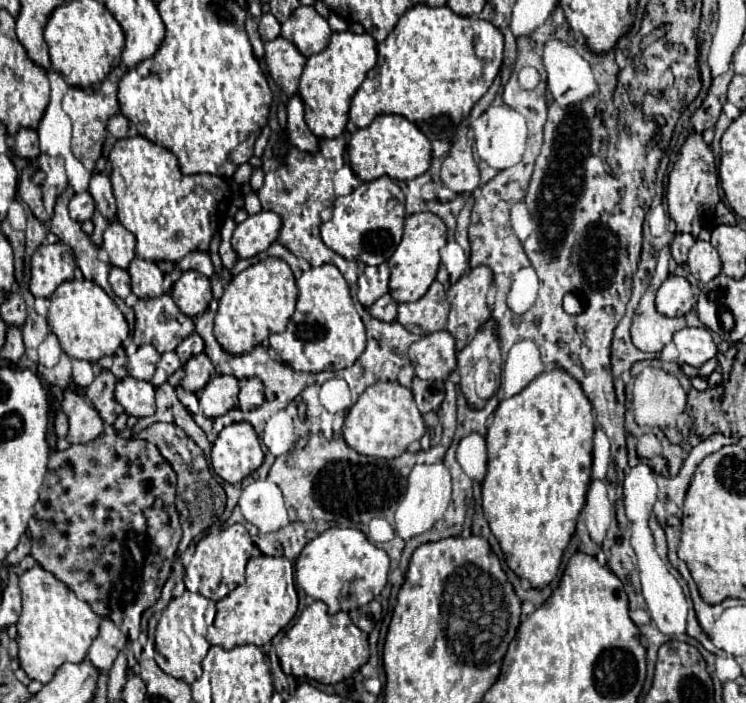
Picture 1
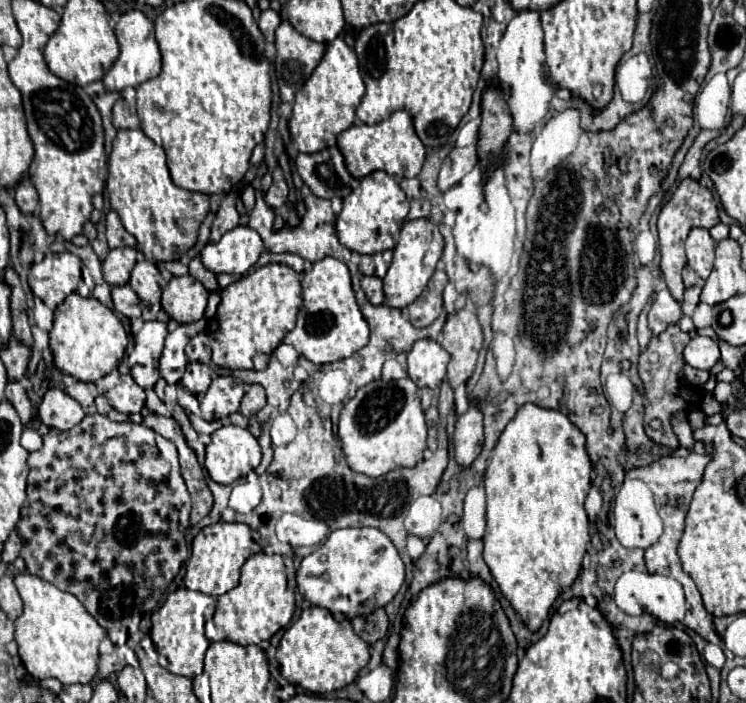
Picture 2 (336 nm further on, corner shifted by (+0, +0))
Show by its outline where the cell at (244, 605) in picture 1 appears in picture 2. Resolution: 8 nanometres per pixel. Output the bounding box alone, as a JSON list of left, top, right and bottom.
[205,553,295,645]

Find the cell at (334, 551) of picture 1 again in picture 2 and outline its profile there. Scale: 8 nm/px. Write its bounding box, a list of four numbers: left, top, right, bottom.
[296,529,404,621]

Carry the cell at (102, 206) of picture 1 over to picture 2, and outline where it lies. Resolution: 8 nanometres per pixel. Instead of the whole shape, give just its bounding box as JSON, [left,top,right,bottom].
[106,211,138,249]

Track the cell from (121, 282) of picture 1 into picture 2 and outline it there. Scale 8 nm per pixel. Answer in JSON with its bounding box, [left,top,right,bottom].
[112,285,142,319]

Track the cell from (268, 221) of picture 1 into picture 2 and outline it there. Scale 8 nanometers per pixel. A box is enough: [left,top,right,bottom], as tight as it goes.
[200,227,264,275]

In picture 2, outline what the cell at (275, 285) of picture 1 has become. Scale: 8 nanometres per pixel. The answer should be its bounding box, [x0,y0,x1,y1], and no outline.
[212,263,302,371]

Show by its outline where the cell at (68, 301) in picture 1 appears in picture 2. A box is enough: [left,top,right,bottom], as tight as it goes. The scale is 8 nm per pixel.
[50,293,128,383]

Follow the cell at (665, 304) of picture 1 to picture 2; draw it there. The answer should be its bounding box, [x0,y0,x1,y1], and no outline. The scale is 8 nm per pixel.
[648,289,682,335]

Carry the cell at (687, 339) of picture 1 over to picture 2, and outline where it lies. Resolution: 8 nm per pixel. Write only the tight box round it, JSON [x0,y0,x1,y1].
[684,335,720,371]

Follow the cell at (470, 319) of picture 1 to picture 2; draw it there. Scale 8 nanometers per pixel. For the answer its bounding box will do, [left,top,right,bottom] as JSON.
[442,309,482,389]

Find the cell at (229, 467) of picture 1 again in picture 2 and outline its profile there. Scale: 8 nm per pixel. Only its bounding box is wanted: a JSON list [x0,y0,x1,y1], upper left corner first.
[204,425,262,485]

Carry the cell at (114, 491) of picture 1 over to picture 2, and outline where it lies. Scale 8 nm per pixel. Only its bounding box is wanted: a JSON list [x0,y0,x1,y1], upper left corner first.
[16,413,190,645]

